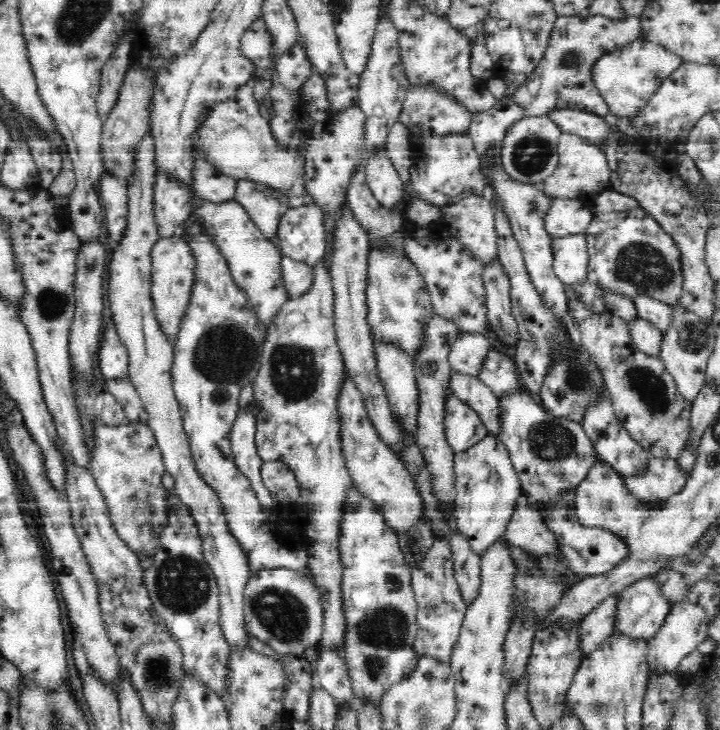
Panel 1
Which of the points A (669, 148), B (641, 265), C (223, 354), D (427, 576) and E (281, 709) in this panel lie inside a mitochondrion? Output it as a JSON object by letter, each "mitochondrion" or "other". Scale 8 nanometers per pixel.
{"A":"other","B":"mitochondrion","C":"mitochondrion","D":"other","E":"other"}

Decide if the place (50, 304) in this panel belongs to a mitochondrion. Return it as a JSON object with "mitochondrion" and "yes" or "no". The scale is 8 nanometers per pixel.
{"mitochondrion":"yes"}

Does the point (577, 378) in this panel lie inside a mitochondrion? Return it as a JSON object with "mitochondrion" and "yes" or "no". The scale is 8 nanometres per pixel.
{"mitochondrion":"yes"}

